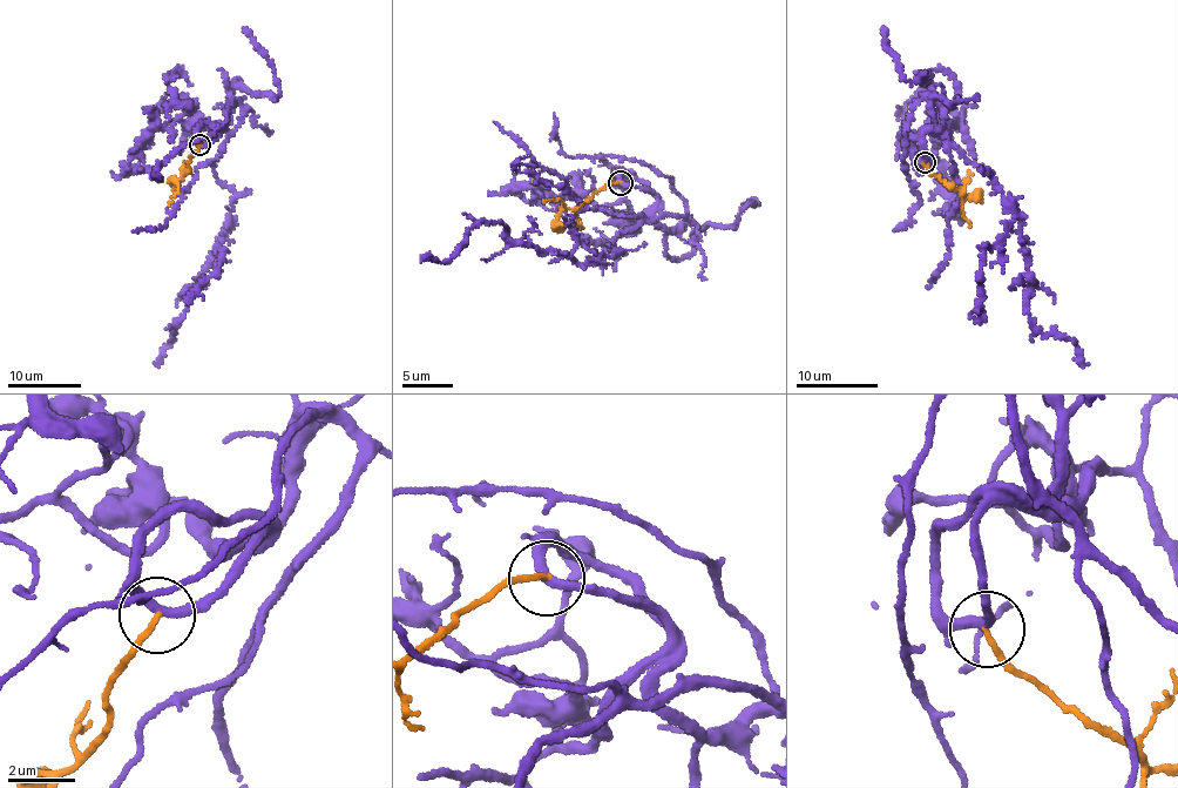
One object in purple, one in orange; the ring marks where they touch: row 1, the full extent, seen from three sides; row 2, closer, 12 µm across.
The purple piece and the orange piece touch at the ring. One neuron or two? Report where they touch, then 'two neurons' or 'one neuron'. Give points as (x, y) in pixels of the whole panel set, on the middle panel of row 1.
(620, 182) | two neurons

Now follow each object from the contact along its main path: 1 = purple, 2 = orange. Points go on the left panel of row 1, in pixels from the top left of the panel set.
1: (200, 145), (224, 129), (234, 102), (243, 107), (214, 164), (234, 193), (229, 220), (156, 365)
2: (200, 145), (177, 182), (170, 206)

